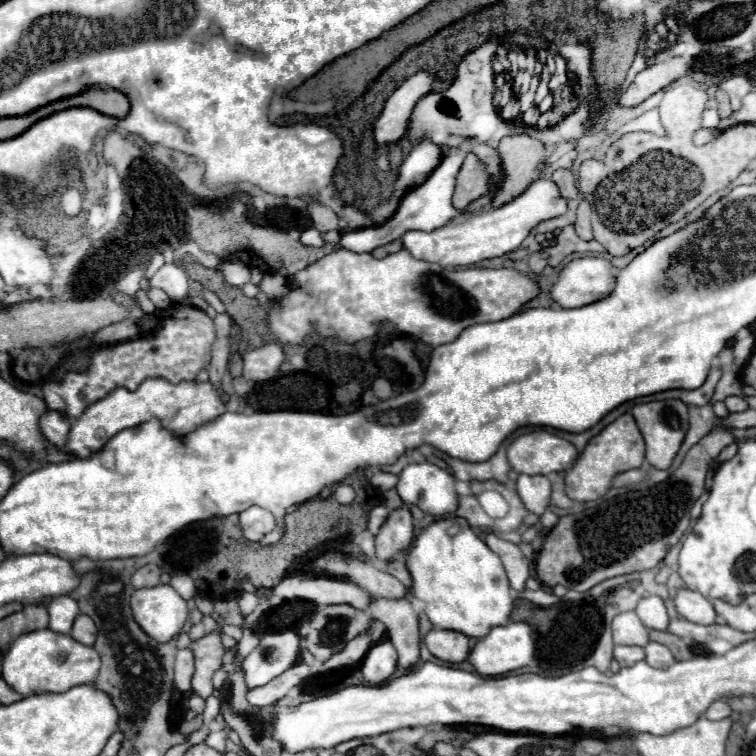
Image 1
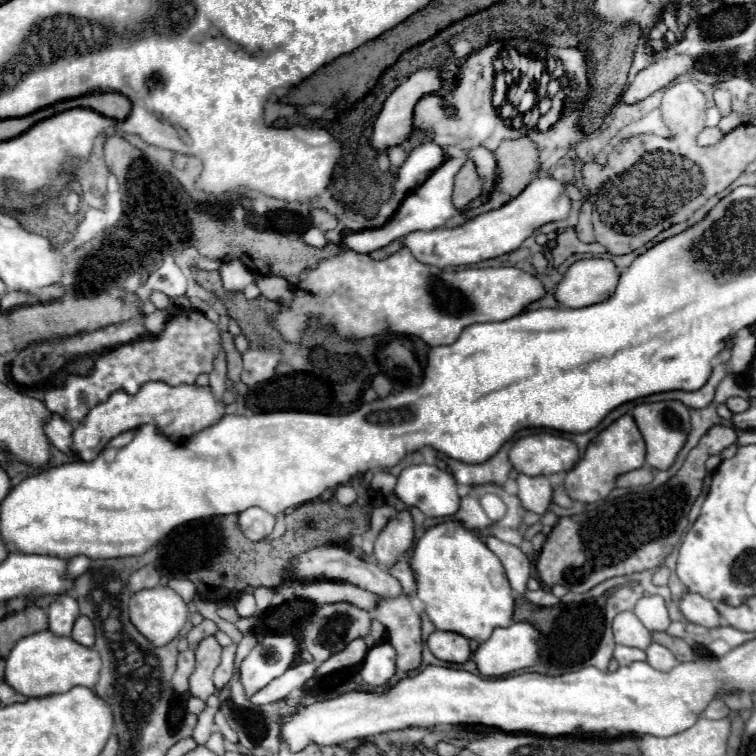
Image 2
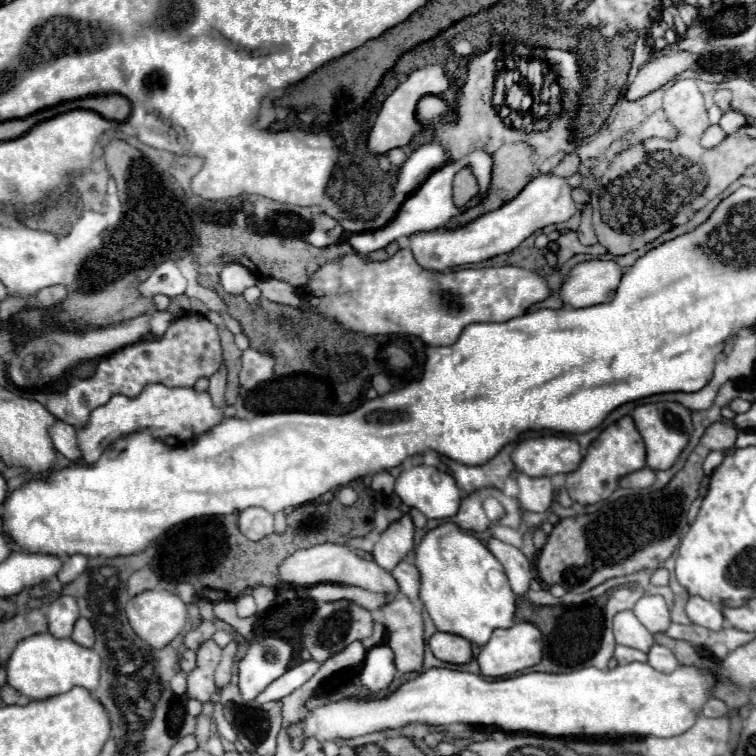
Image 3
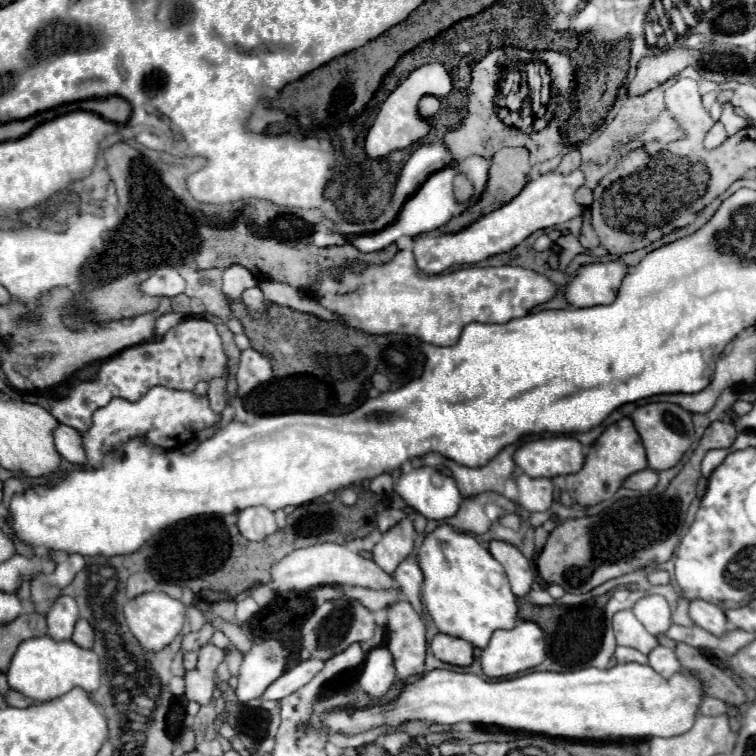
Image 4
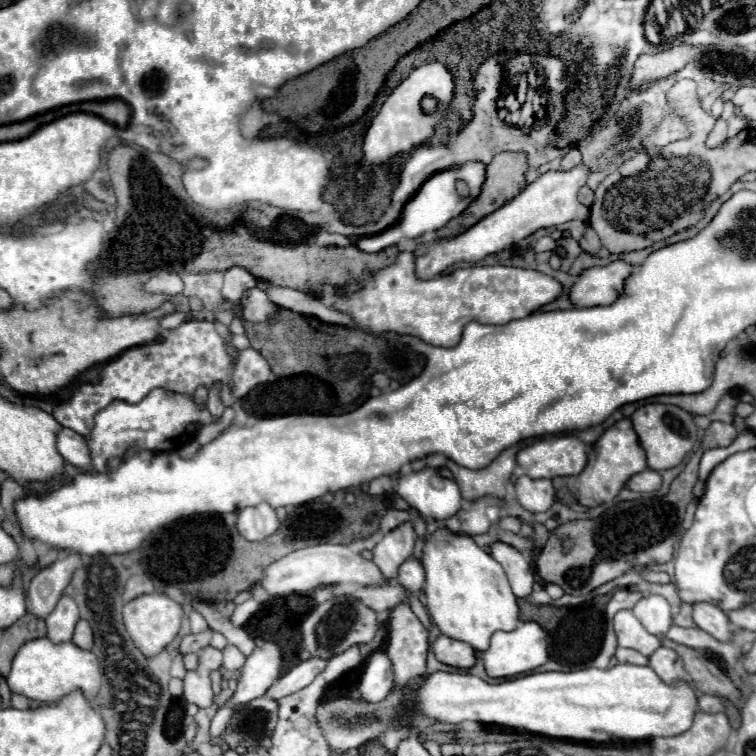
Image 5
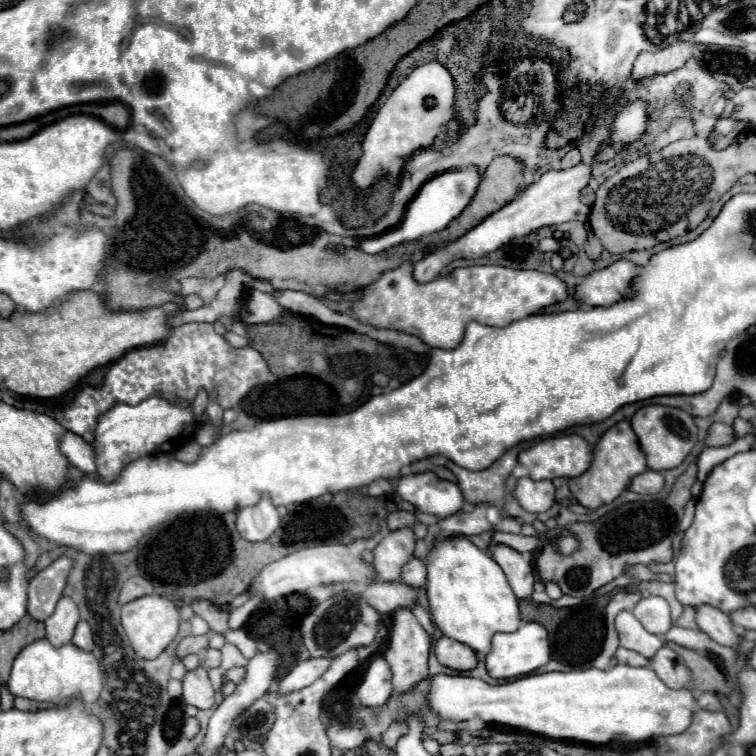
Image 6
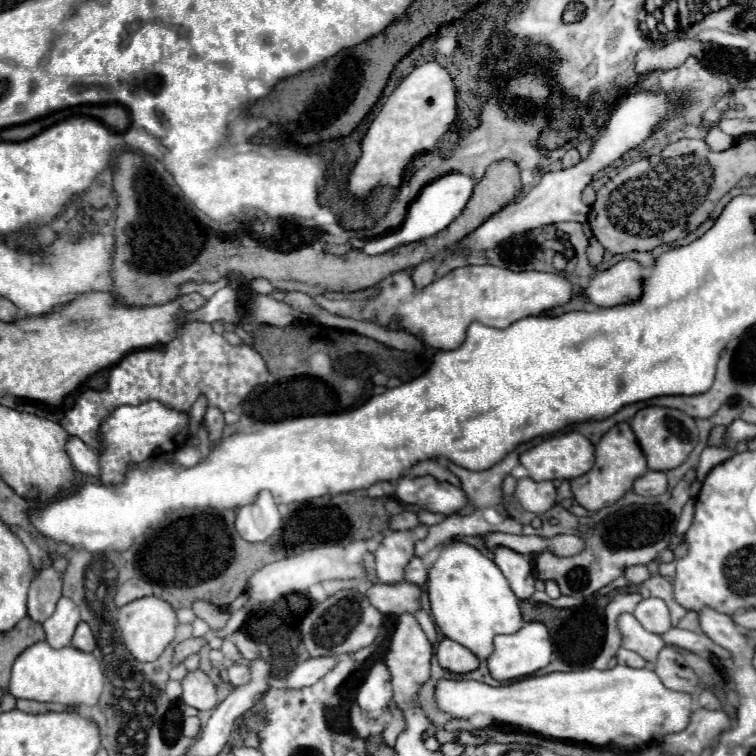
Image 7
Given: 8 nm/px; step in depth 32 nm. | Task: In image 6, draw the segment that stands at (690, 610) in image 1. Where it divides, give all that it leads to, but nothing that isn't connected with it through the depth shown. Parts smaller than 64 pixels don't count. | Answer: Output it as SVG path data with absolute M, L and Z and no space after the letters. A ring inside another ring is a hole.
M702 604L700 608L694 610L696 610L696 624L702 632L706 632L718 644L740 648L740 636L734 630L728 614L720 612L718 608L712 608L710 604Z

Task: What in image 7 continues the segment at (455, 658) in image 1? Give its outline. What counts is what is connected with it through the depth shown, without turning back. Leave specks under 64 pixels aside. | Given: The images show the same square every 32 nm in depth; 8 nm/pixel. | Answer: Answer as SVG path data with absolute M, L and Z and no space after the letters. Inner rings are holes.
M442 638L436 644L434 654L442 668L456 672L456 674L466 674L466 672L472 672L478 668L478 658L466 646L458 644L450 638Z

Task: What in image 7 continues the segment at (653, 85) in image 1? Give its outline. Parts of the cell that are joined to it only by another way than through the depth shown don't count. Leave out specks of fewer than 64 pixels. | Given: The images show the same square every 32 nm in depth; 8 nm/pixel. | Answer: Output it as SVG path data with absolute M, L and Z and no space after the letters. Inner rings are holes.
M678 38L656 50L642 50L636 56L634 70L638 76L650 74L654 70L672 70L672 68L682 66L686 62L686 58L690 58L690 56L698 58L702 54L702 50L704 50L702 42Z

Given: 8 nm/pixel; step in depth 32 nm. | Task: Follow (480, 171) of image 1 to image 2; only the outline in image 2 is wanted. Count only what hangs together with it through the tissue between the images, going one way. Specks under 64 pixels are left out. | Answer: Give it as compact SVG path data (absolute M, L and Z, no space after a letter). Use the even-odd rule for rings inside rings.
M468 158L466 164L460 168L460 172L456 174L456 182L454 182L454 206L458 210L464 210L470 200L478 198L484 192L482 188L482 178L476 172L476 164Z

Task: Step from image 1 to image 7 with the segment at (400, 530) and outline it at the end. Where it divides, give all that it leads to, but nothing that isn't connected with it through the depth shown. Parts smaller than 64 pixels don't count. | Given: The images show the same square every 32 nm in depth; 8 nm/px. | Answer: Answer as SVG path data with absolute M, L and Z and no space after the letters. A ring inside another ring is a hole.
M388 532L374 552L376 576L384 584L396 584L404 580L404 566L414 558L412 532Z

